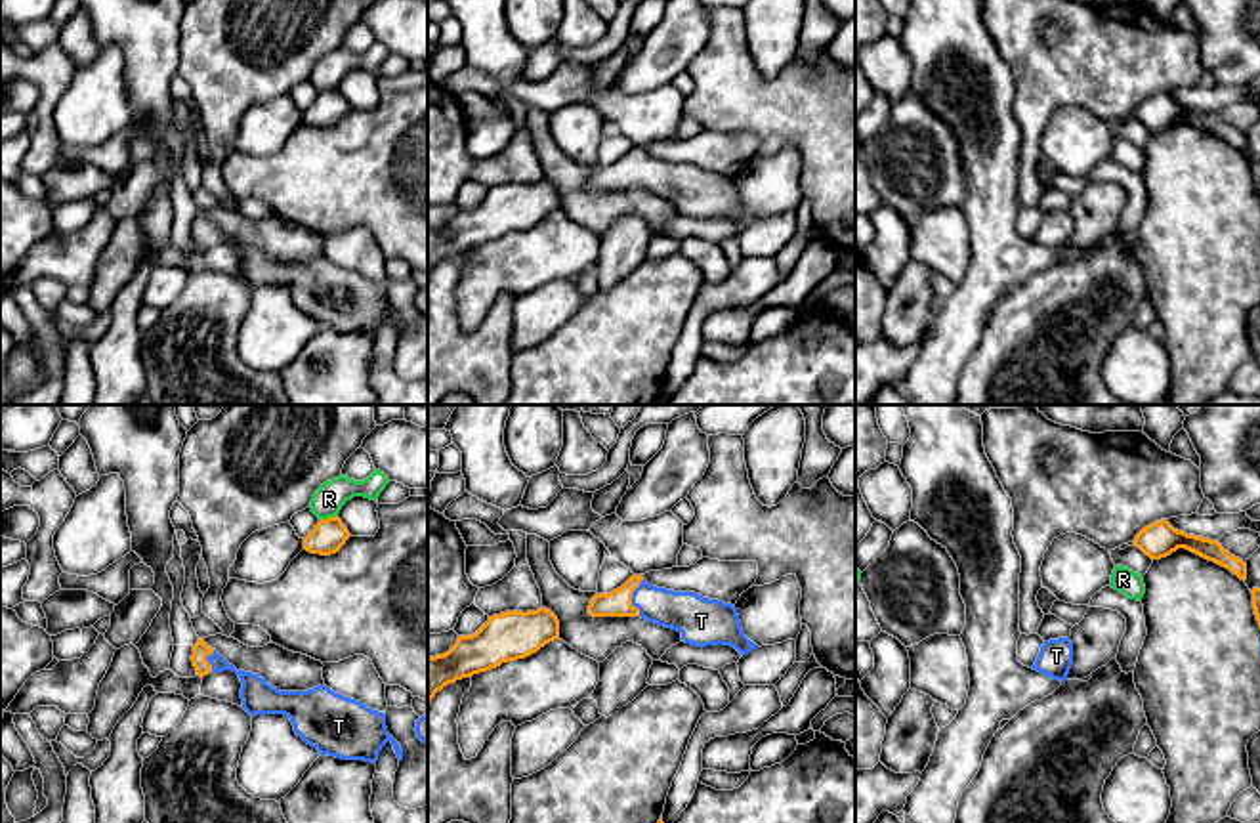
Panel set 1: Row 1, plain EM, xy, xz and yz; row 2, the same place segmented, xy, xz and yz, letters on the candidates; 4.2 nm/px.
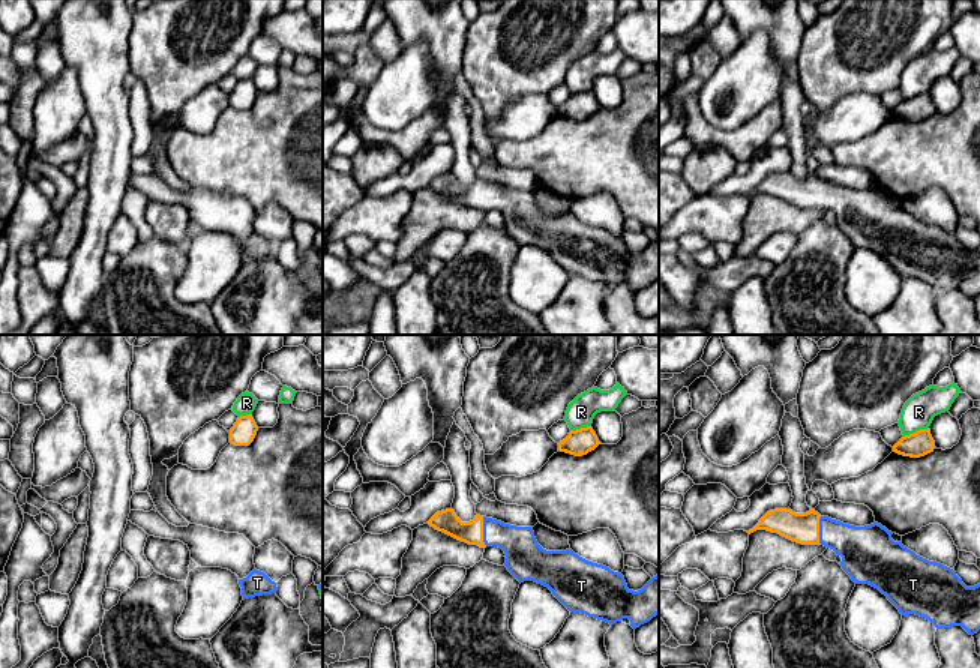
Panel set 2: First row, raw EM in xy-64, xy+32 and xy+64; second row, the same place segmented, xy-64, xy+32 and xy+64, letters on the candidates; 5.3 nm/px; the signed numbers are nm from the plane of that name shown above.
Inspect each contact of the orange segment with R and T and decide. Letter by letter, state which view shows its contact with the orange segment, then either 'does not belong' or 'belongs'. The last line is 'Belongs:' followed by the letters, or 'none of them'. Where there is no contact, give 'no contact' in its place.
R: contact in xy; does not belong
T: contact in xz; belongs
Belongs: T

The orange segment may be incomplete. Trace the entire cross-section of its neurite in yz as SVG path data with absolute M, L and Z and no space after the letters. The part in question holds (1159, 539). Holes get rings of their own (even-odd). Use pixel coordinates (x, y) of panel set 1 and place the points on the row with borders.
M1166 519L1144 527L1136 535L1134 546L1140 548L1151 559L1161 559L1170 556L1178 548L1186 548L1208 561L1229 569L1241 580L1247 580L1247 563L1224 550L1218 540L1178 531Z

